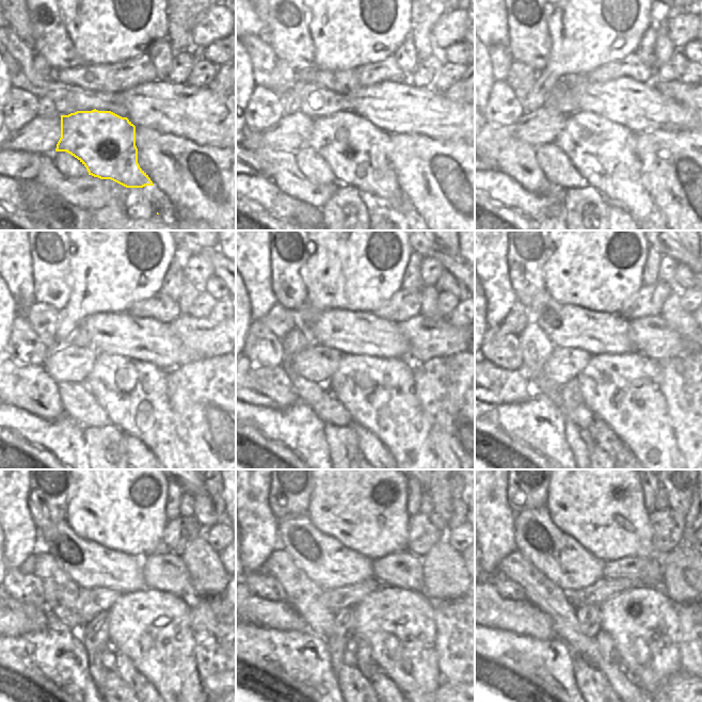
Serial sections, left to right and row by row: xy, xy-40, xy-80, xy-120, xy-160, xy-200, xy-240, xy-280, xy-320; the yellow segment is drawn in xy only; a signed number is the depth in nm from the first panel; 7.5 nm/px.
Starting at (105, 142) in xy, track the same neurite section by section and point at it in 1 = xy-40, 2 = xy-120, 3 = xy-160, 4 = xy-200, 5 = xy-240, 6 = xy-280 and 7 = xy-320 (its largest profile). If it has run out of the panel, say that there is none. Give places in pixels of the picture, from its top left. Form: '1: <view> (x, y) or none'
1: xy-40 (357, 152)
2: xy-120 (133, 394)
3: xy-160 (379, 394)
4: xy-200 (623, 389)
5: xy-240 (153, 627)
6: xy-280 (399, 625)
7: xy-320 (642, 621)

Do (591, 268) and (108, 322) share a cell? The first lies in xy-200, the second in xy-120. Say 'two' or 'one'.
two

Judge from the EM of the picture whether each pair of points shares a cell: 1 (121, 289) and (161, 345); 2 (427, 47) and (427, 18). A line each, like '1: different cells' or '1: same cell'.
1: different cells
2: same cell

